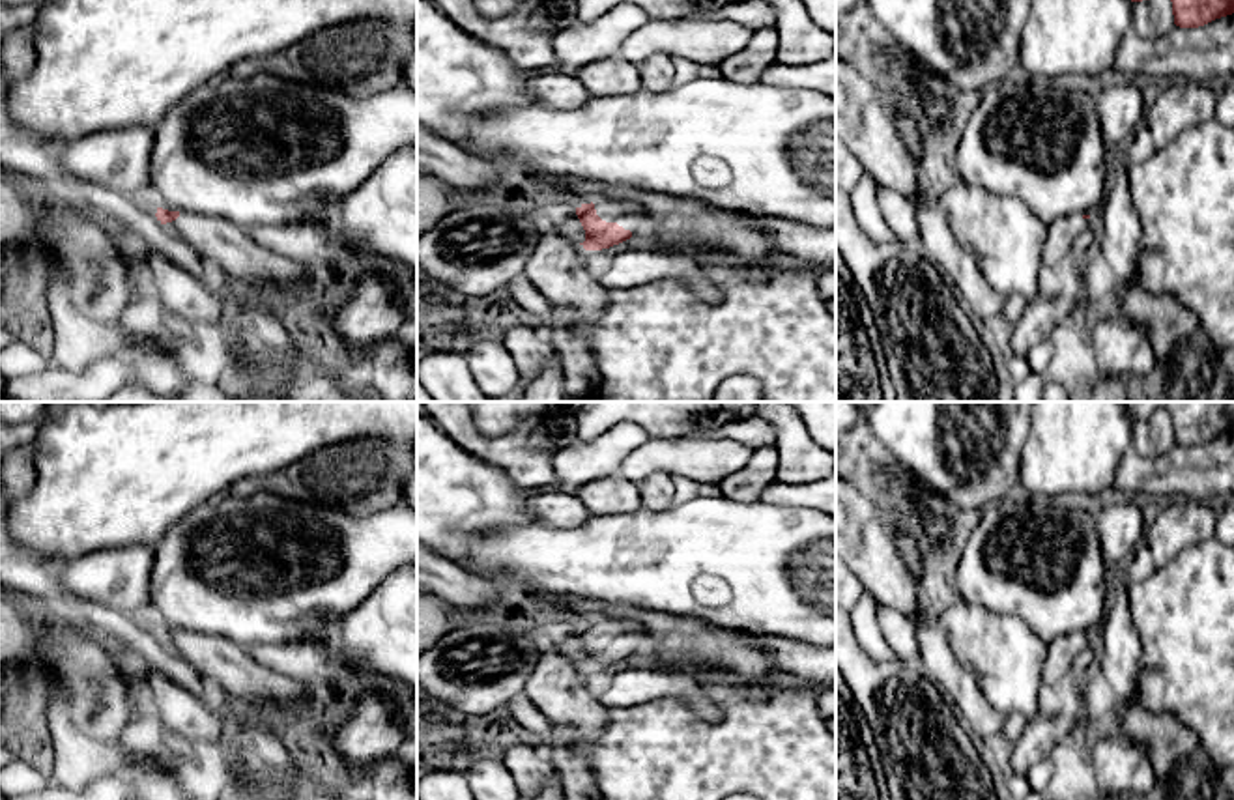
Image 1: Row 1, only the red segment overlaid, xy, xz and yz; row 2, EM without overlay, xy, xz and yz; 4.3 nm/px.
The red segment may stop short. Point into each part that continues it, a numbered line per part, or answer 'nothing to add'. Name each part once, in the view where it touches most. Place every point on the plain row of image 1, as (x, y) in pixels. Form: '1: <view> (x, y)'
1: xz (631, 636)

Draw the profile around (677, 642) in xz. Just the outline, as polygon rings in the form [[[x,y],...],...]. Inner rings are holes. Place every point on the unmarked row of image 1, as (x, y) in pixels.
[[[563,598],[559,611],[553,615],[568,615],[576,622],[591,622],[595,619],[617,619],[624,622],[636,622],[645,632],[643,645],[653,645],[653,650],[649,654],[643,654],[639,650],[638,656],[653,658],[660,667],[688,669],[694,675],[705,671],[724,671],[731,675],[737,682],[755,686],[789,688],[806,684],[800,677],[783,671],[765,649],[748,645],[739,630],[722,628],[701,619],[679,617],[624,604],[608,604],[581,598]]]

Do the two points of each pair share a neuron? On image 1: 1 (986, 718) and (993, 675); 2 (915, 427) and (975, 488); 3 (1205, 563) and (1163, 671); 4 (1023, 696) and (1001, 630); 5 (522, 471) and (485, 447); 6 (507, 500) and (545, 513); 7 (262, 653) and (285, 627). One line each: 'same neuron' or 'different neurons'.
1: different neurons
2: same neuron
3: same neuron
4: same neuron
5: same neuron
6: different neurons
7: different neurons

